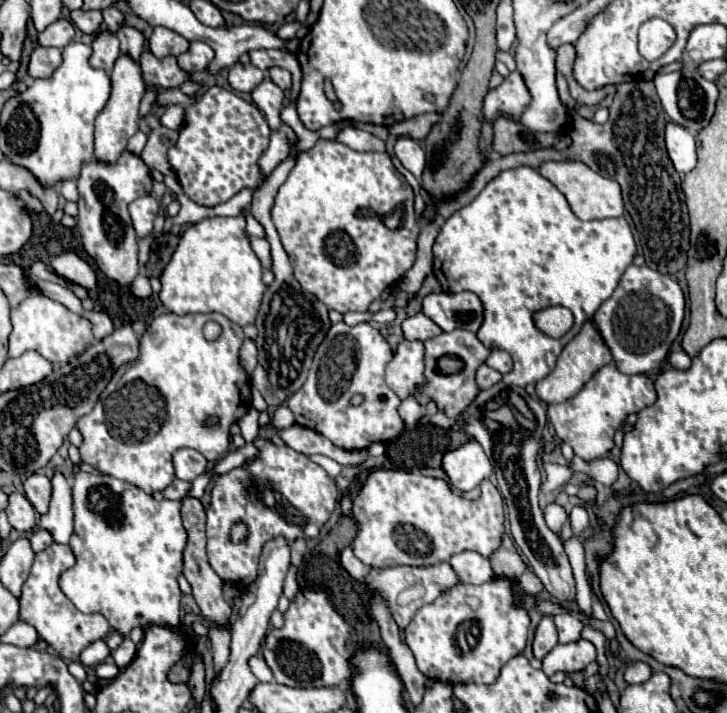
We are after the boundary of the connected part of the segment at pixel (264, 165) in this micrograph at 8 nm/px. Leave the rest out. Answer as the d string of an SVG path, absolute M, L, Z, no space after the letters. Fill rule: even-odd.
M285 124L279 132L271 132L269 148L259 158L259 172L261 176L269 176L279 162L283 162L289 156L289 144L293 142L293 130L289 130Z

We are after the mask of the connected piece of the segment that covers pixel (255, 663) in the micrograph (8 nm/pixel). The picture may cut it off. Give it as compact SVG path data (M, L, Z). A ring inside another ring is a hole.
M259 654L259 656L253 656L251 660L249 660L249 666L251 666L251 672L261 680L261 682L269 682L269 674L271 674L271 668L267 666L267 662L263 660L263 656Z

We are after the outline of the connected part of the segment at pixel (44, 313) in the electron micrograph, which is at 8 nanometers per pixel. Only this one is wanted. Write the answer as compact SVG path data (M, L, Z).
M31 292L19 306L11 308L11 322L13 332L9 336L9 358L17 358L25 350L35 350L49 362L67 362L71 356L81 354L93 340L91 324L85 318L39 292Z

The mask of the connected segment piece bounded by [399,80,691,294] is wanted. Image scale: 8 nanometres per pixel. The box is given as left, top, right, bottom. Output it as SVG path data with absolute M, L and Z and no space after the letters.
M637 80L637 82L625 82L617 86L617 94L613 104L609 106L609 120L605 124L595 124L585 120L579 114L573 114L569 118L571 124L571 140L573 144L565 150L533 150L525 154L507 154L507 156L495 156L491 158L481 170L479 176L475 176L475 188L463 196L463 200L455 200L455 204L443 204L439 208L439 216L435 218L435 224L423 224L419 240L417 240L417 258L413 266L405 272L405 276L399 280L399 288L405 290L407 294L417 294L423 280L431 274L433 266L433 252L431 246L437 238L437 232L447 216L451 212L459 210L461 206L467 206L487 182L491 182L495 176L499 176L503 170L519 168L519 166L529 166L537 168L539 164L547 160L557 160L557 162L583 162L591 170L599 172L601 176L607 176L607 168L615 168L613 178L619 182L621 192L623 192L623 204L625 210L631 214L633 224L639 232L645 264L649 268L655 268L657 272L663 274L675 274L679 270L687 268L687 258L689 258L689 214L683 202L683 192L681 192L681 176L675 172L675 166L671 164L663 140L663 130L665 130L665 112L661 106L661 100L653 88L651 80Z

